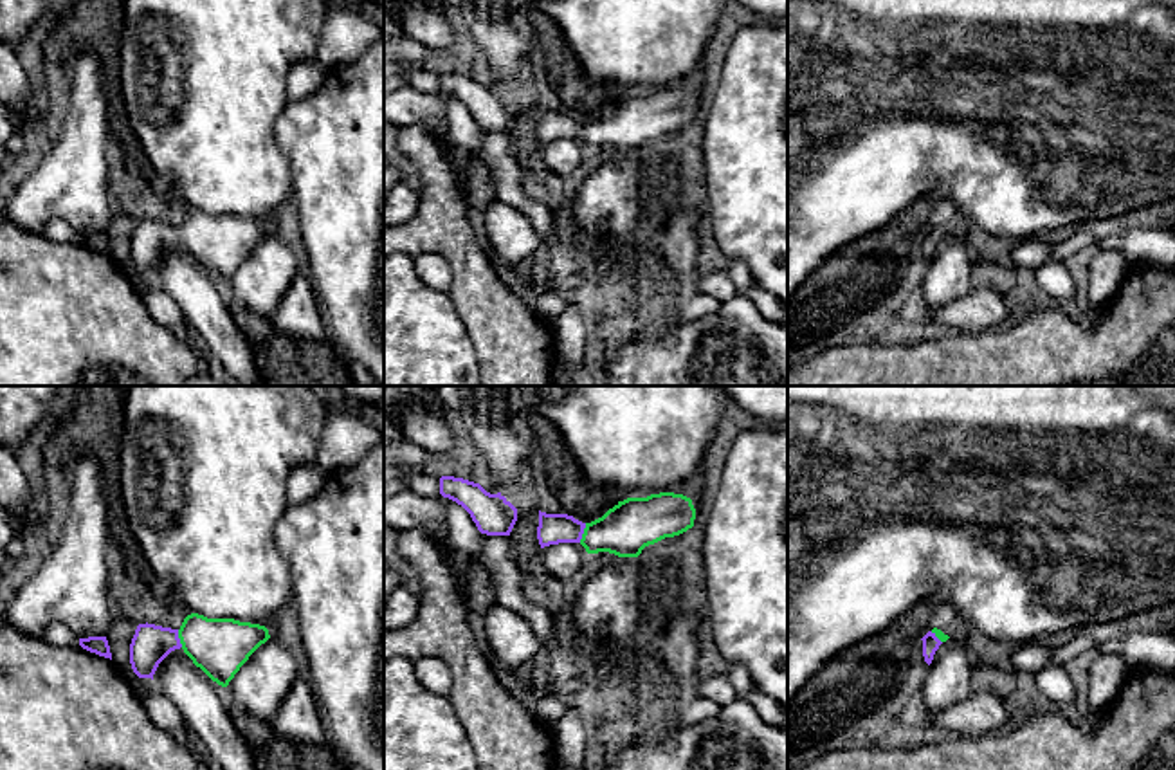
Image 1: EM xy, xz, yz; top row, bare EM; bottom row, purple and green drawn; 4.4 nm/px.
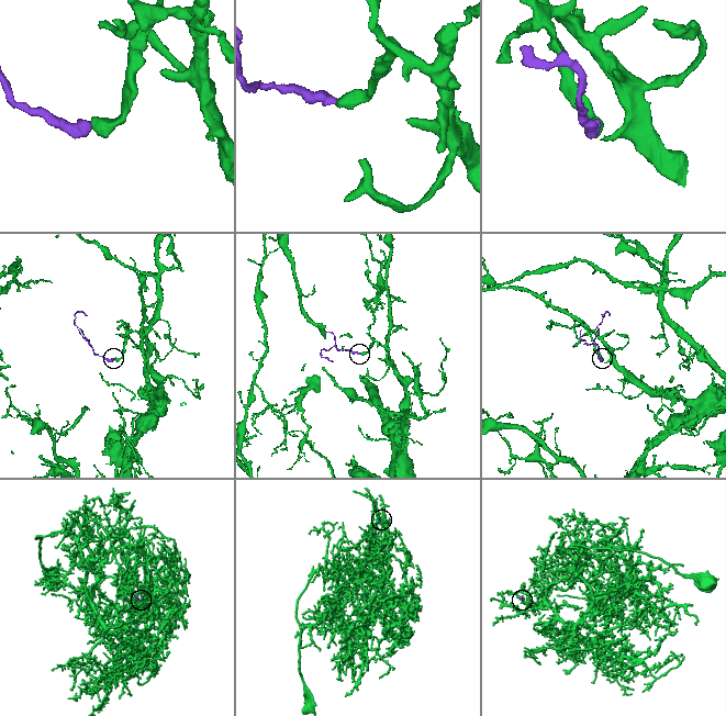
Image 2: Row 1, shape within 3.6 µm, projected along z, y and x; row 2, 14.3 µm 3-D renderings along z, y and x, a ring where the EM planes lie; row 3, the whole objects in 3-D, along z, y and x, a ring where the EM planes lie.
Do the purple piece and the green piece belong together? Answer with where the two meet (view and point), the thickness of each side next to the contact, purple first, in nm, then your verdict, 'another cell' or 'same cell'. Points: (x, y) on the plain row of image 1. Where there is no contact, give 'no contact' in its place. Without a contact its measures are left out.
xz (582, 128) | 140/240 nm | same cell

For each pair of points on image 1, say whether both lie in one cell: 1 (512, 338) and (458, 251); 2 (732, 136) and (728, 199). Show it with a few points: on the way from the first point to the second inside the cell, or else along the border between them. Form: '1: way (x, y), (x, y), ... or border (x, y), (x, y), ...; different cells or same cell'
1: way (494, 316), (480, 296), (473, 273); same cell
2: way (732, 152), (732, 183); same cell

